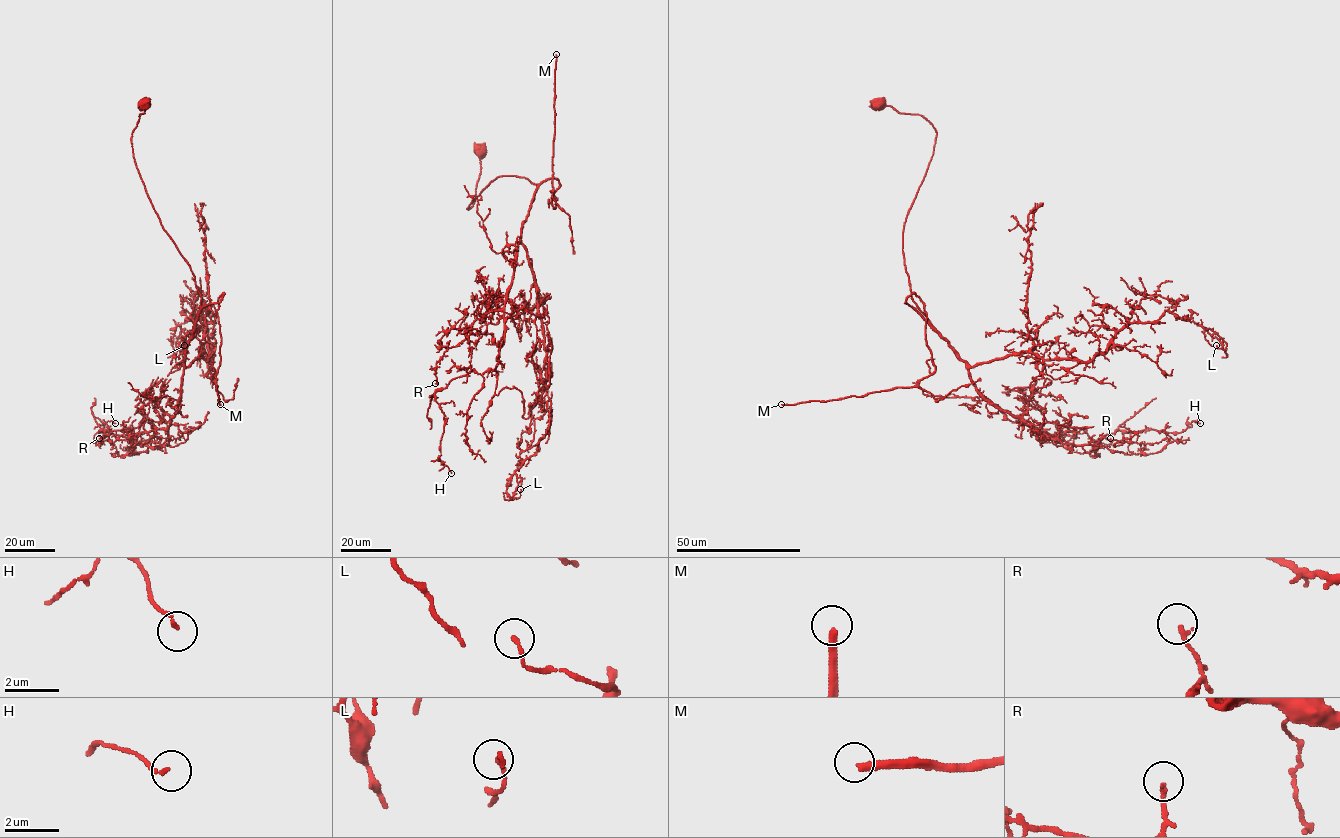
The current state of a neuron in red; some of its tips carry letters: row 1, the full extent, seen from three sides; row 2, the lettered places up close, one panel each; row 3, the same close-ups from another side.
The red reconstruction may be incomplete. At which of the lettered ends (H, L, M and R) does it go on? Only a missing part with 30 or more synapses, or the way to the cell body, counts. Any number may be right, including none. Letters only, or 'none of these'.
M

